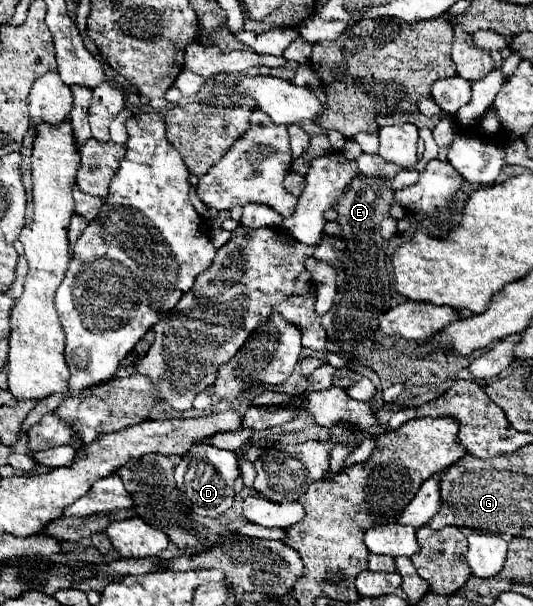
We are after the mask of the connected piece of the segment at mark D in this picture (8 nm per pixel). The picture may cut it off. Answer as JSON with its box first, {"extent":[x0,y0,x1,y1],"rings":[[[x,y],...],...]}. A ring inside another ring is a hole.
{"extent":[175,442,239,518],"rings":[[[207,442],[193,444],[187,454],[183,454],[179,466],[175,468],[175,482],[181,494],[185,496],[189,508],[199,514],[199,516],[209,516],[217,518],[221,516],[227,508],[231,508],[229,502],[233,502],[233,482],[239,476],[237,468],[237,456],[231,450],[221,450],[215,448]]]}

